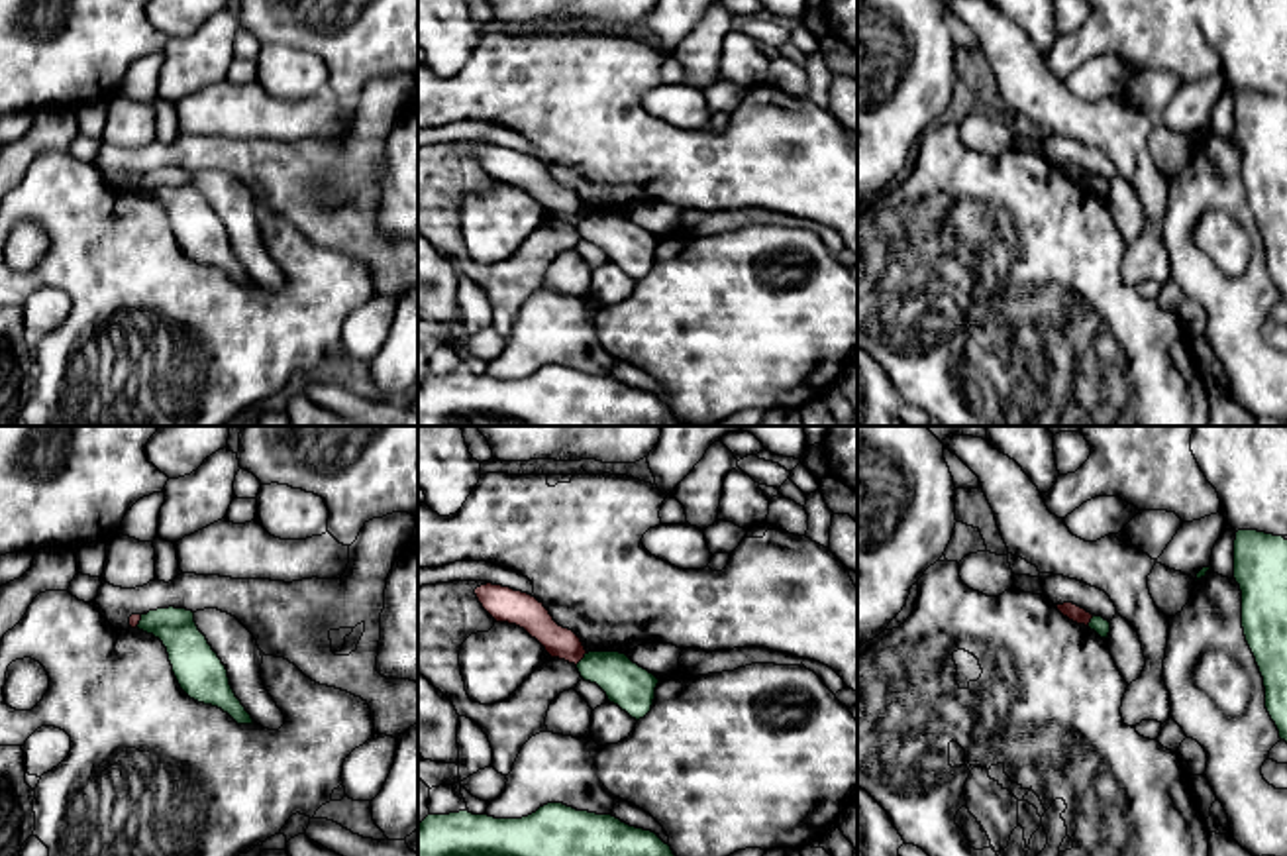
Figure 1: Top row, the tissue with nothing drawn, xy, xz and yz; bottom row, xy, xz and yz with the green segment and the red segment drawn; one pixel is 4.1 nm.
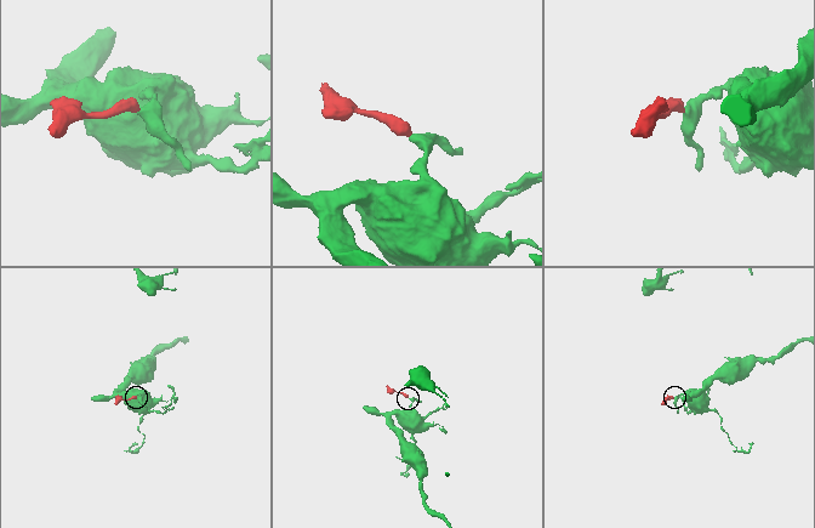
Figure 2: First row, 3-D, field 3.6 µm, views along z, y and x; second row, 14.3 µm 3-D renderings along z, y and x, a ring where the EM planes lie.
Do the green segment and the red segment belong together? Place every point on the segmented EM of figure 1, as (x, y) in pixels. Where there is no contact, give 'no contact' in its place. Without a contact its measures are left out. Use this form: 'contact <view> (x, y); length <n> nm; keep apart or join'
contact xz (583, 658); length 70 nm; keep apart

